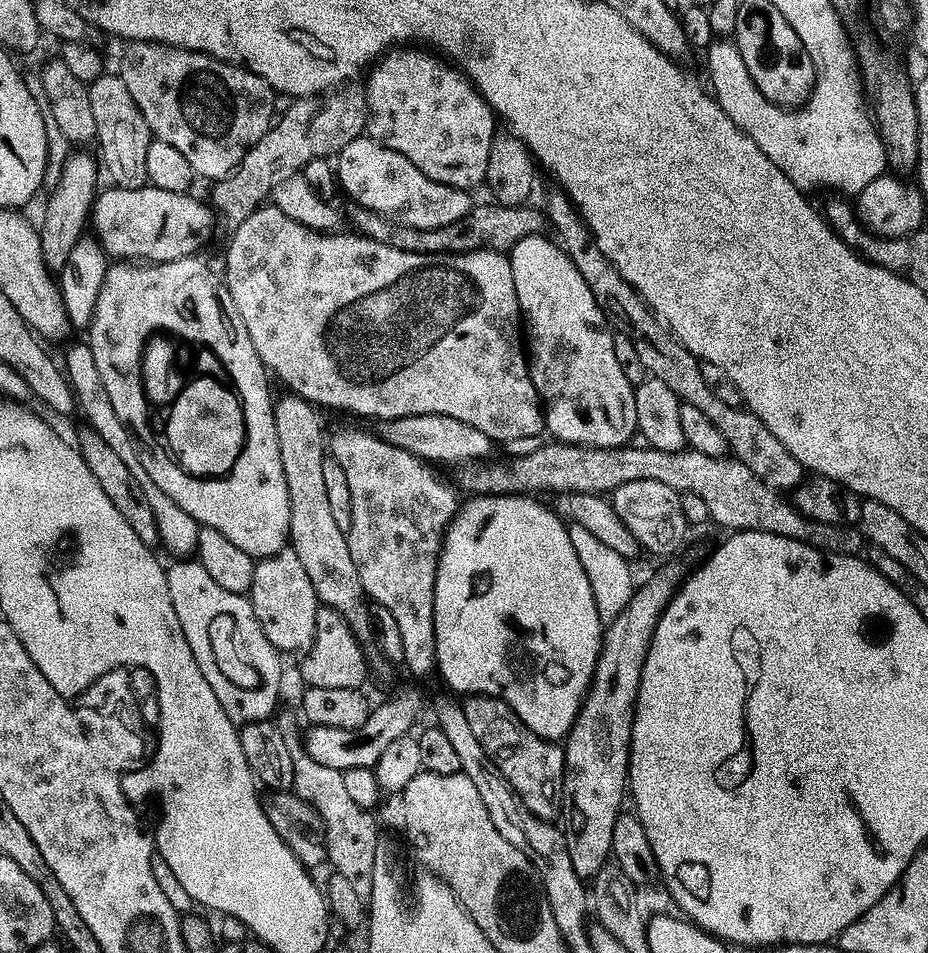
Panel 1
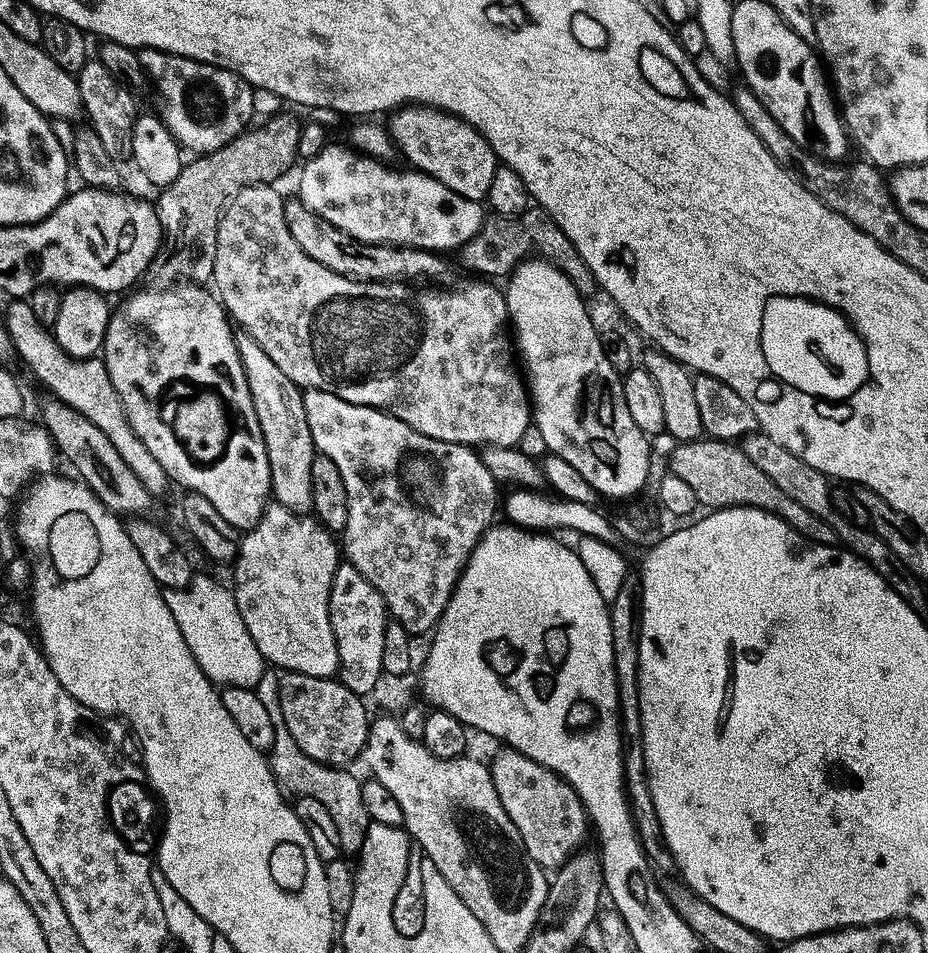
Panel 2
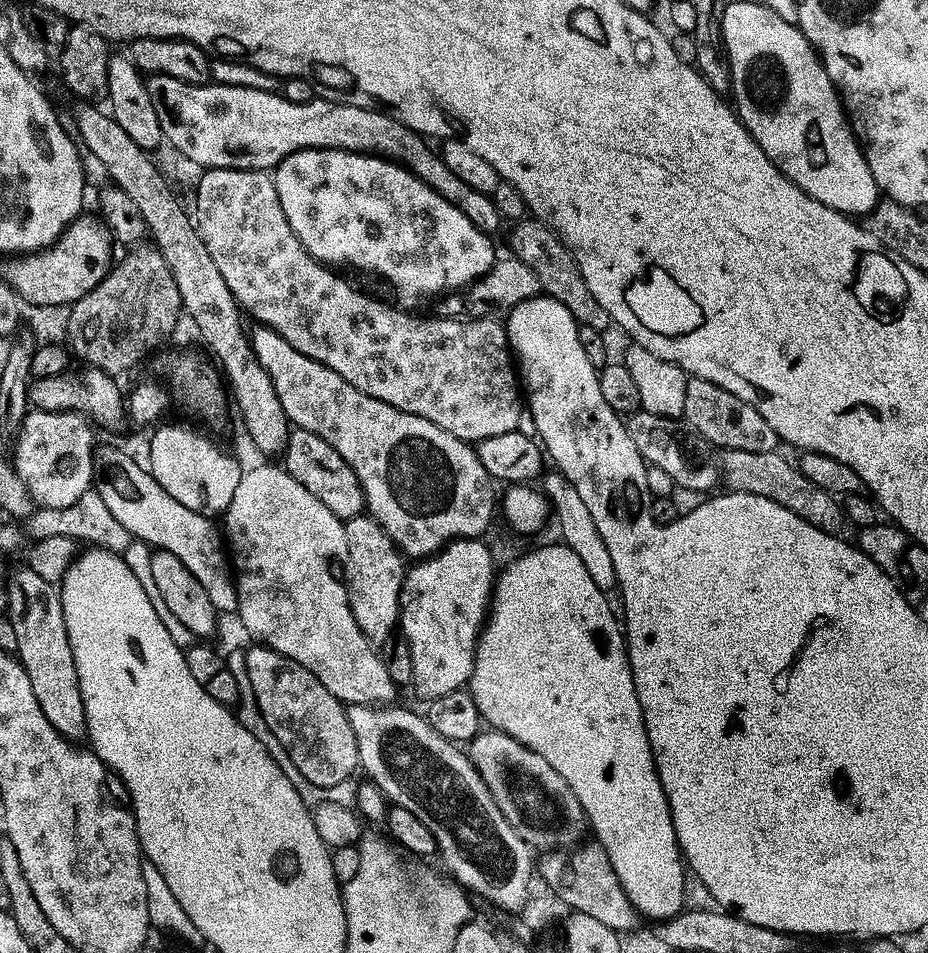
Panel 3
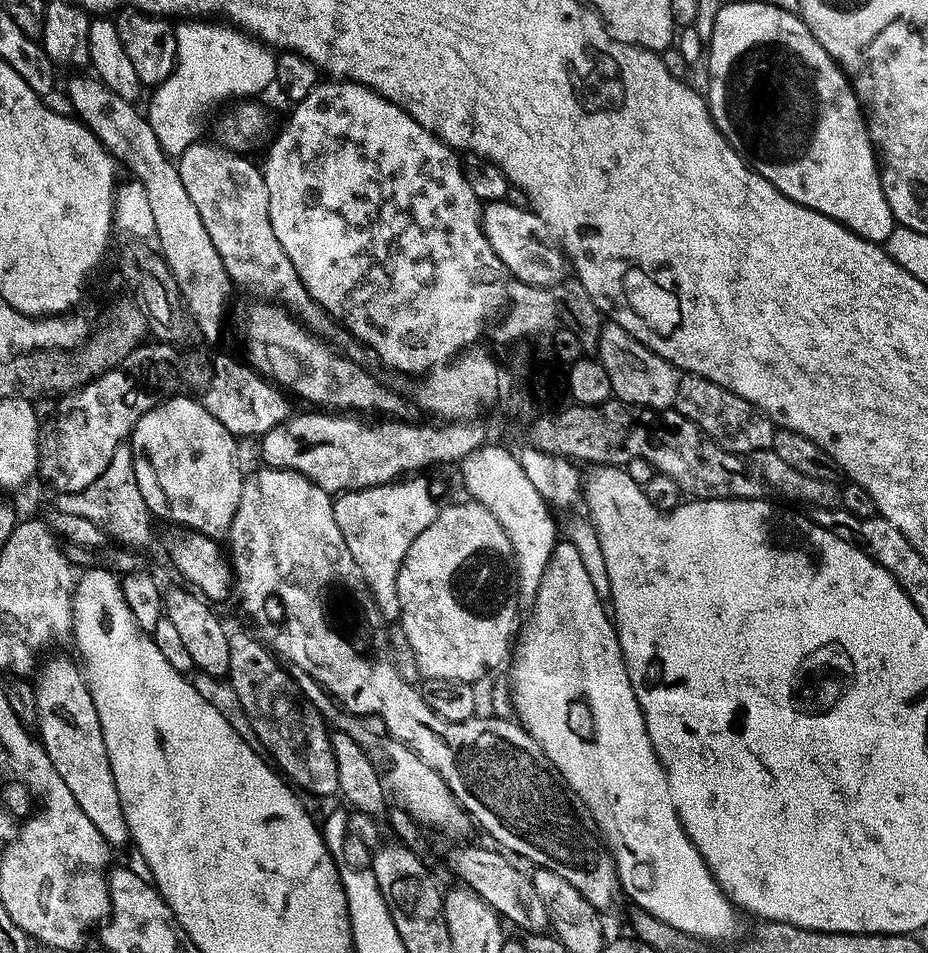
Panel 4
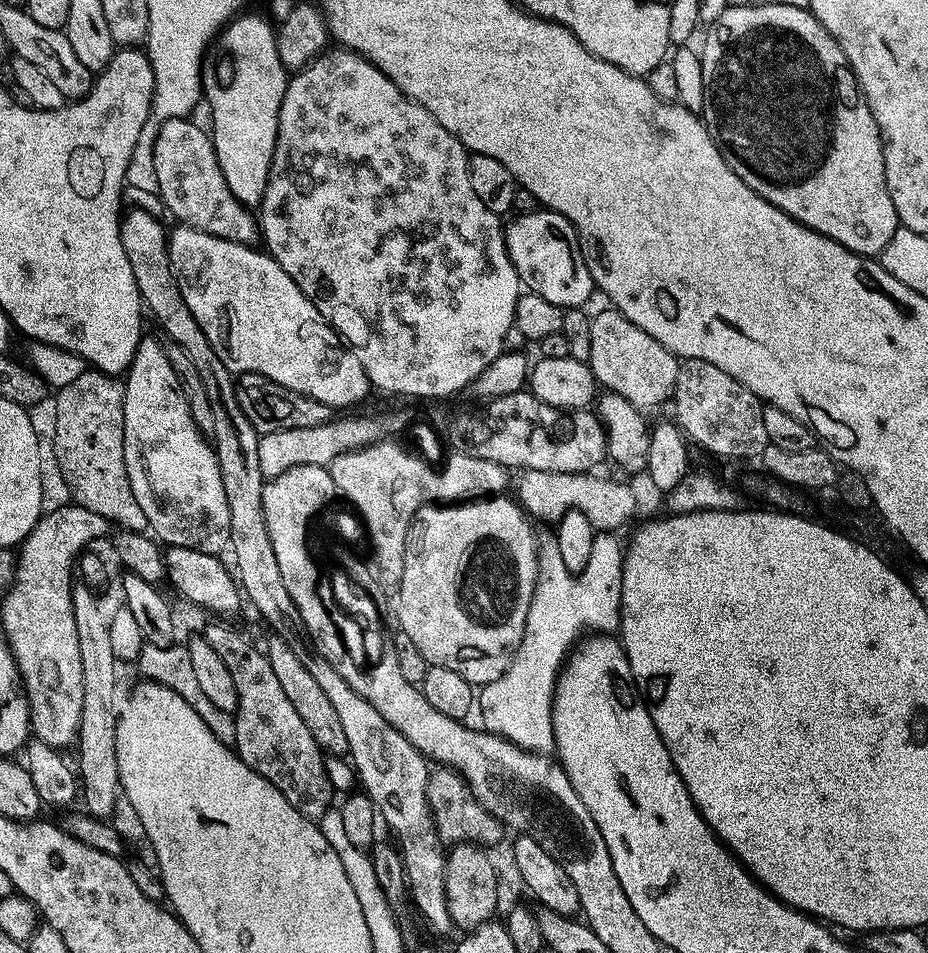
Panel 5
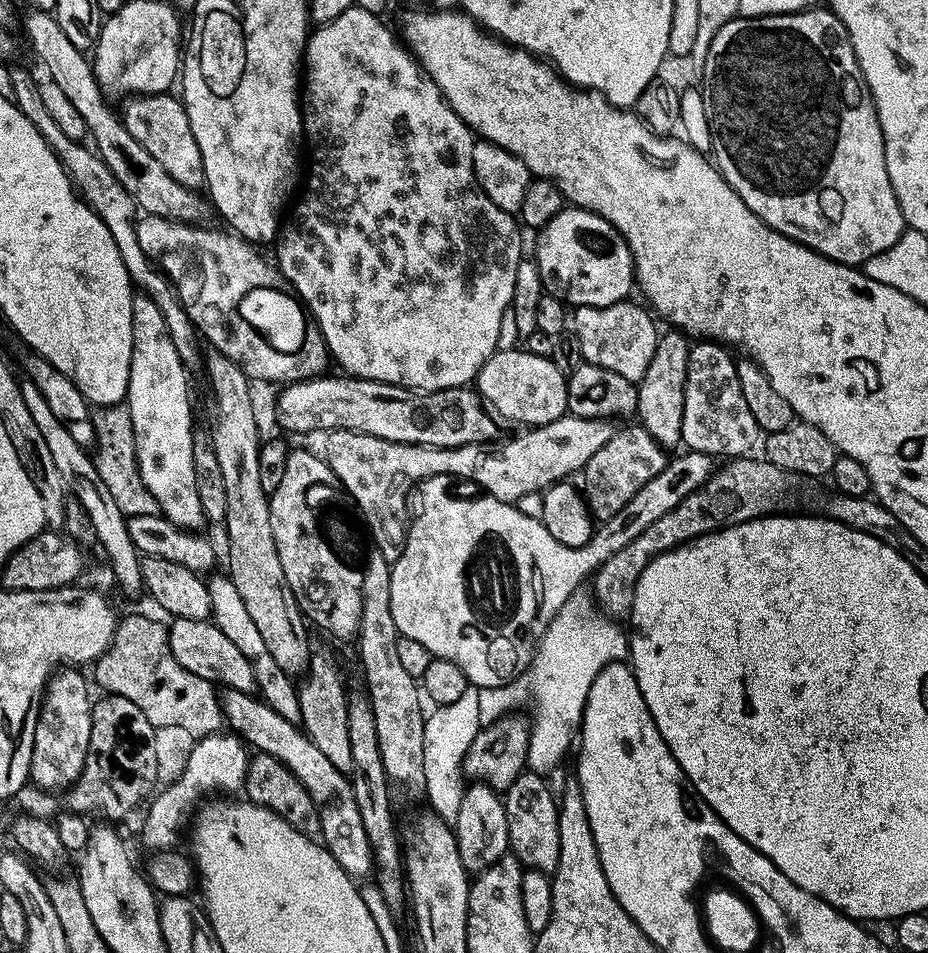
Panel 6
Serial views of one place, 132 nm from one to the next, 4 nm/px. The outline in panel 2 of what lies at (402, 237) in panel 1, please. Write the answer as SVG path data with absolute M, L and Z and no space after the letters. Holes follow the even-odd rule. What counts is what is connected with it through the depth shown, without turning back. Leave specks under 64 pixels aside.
M538 206L531 207L527 212L517 218L506 218L493 215L485 219L482 230L473 240L461 248L458 253L460 264L468 272L477 272L480 278L496 278L492 276L511 277L525 260L536 257L546 260L564 274L585 298L595 297L600 290L597 280L593 276L577 248L565 232L548 214Z

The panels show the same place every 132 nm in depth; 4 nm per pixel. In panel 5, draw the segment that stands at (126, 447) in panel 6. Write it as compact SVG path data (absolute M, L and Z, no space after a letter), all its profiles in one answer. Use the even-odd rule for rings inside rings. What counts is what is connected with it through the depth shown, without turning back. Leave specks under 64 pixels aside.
M85 370L71 386L59 389L56 396L56 452L60 455L60 468L76 491L75 503L81 508L98 514L109 525L126 532L149 531L148 519L134 498L130 478L126 470L126 446L124 445L124 384L103 372Z

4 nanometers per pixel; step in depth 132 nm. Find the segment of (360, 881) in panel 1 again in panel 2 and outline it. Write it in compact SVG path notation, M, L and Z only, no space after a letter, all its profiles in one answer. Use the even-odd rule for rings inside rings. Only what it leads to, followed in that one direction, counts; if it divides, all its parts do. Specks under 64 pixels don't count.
M265 671L258 689L262 703L266 706L271 721L274 722L276 737L270 753L270 763L272 772L276 775L276 783L284 789L285 793L291 794L293 797L314 798L317 802L322 802L322 806L326 806L326 810L330 810L334 822L338 825L338 834L342 837L342 853L350 854L352 852L352 854L358 854L364 848L368 827L373 823L363 801L361 781L356 781L348 773L351 771L344 768L330 768L328 765L314 762L314 758L302 754L298 742L294 742L290 729L286 727L286 718L282 714L280 677L281 673L279 671Z

